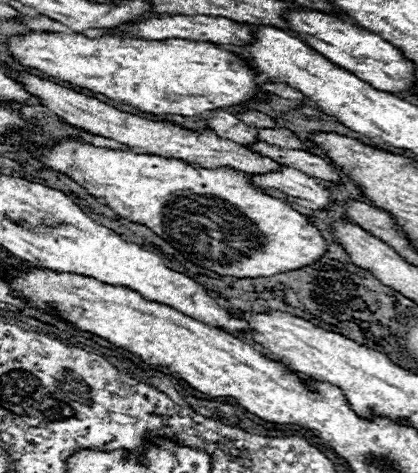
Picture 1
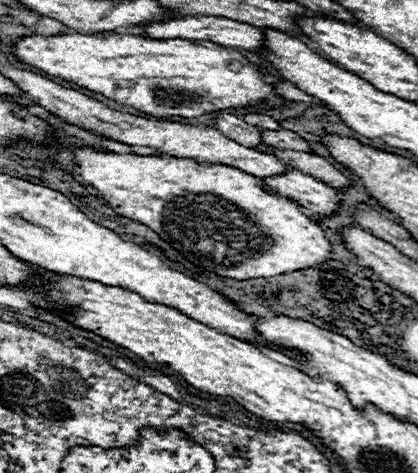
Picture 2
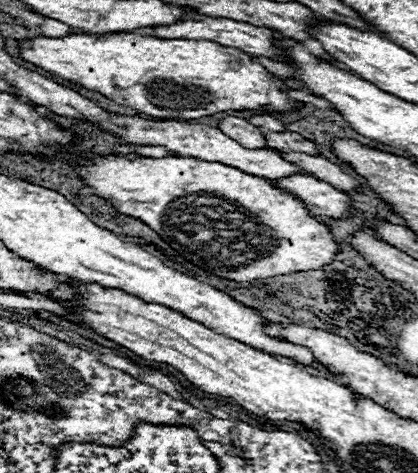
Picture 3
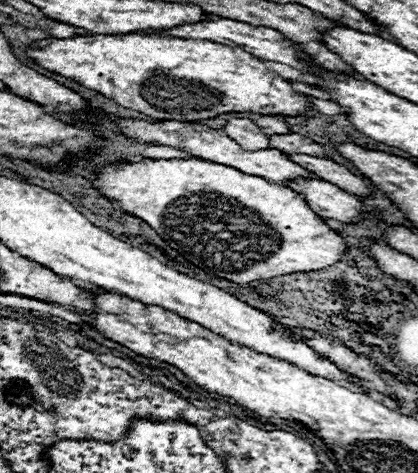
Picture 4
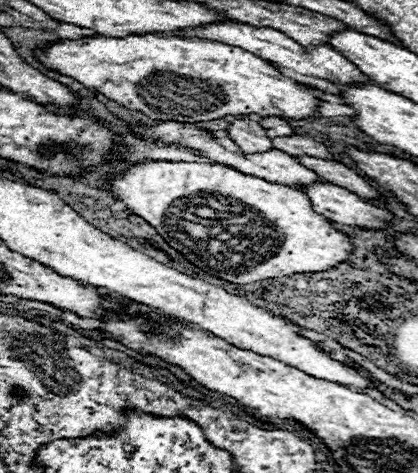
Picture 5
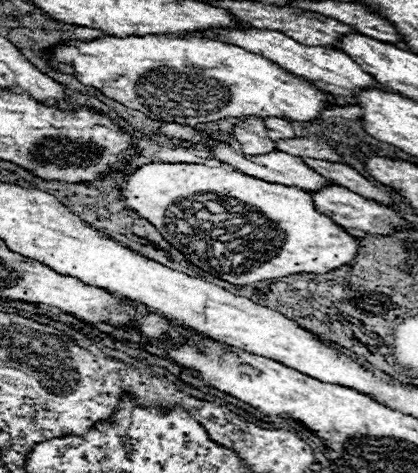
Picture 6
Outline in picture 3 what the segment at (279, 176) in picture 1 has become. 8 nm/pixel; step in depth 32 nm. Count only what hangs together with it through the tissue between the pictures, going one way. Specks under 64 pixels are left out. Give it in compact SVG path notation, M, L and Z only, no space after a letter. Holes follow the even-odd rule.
M294 174L280 180L270 180L270 184L282 188L282 192L294 192L294 196L298 196L298 200L302 200L316 216L340 218L348 210L346 194L314 176Z

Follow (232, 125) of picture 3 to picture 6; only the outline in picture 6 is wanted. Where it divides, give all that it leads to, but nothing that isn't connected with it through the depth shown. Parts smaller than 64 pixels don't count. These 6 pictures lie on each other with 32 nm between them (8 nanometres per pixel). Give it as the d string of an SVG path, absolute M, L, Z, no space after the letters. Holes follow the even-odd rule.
M244 118L244 120L236 122L232 136L242 146L242 152L246 152L250 156L276 150L274 140L268 138L268 128L264 126L262 118Z

